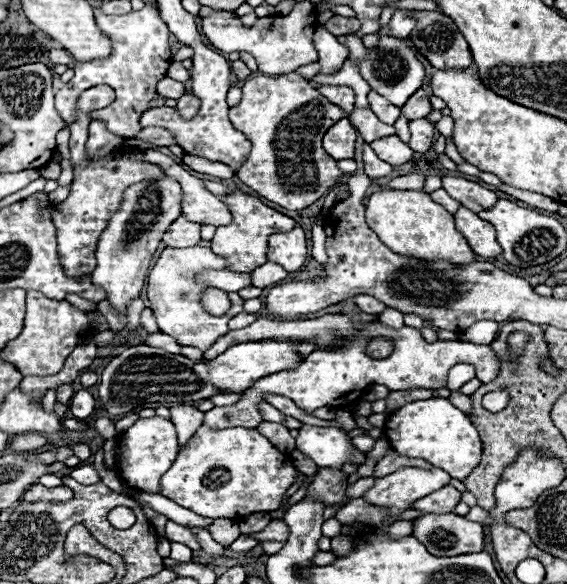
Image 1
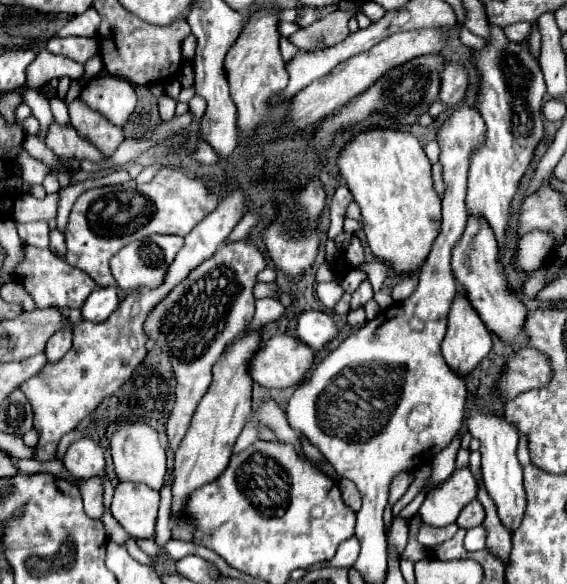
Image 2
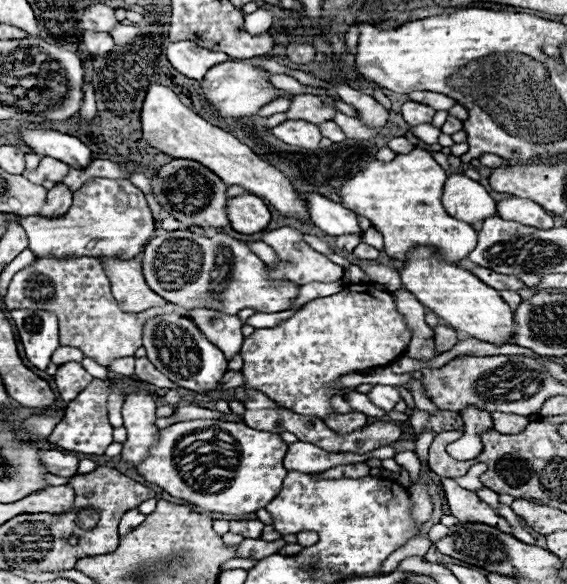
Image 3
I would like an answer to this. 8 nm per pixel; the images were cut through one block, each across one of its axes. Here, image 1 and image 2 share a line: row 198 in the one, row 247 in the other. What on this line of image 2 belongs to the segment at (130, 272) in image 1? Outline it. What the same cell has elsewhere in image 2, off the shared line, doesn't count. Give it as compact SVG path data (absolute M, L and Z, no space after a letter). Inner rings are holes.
M152 234L140 242L130 242L128 246L124 246L116 256L112 256L110 260L110 268L112 274L116 278L116 284L120 290L124 292L132 292L140 286L158 286L164 280L166 268L172 264L174 256L178 254L178 250L182 248L184 238L182 236L162 236L162 234Z

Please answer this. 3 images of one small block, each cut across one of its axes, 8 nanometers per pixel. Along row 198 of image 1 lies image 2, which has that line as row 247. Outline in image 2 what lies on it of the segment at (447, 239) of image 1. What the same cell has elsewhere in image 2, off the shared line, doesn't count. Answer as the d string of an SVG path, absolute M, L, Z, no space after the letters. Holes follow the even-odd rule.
M370 130L342 150L338 166L362 210L362 226L372 254L390 264L398 276L420 272L440 232L442 216L442 200L434 190L432 164L422 144L408 132Z

